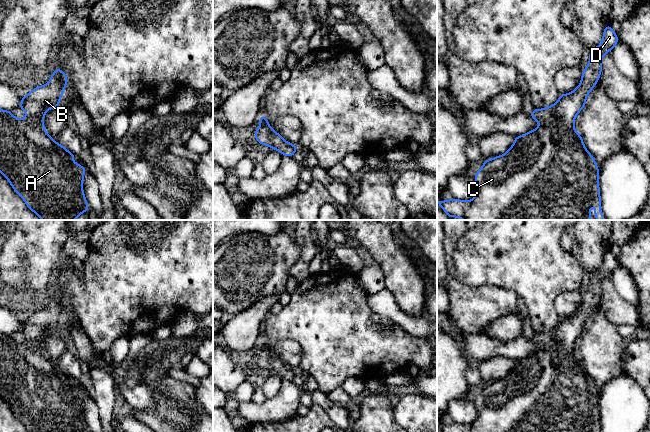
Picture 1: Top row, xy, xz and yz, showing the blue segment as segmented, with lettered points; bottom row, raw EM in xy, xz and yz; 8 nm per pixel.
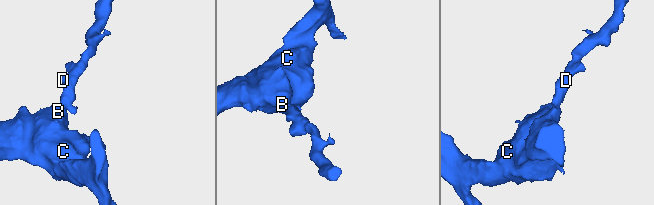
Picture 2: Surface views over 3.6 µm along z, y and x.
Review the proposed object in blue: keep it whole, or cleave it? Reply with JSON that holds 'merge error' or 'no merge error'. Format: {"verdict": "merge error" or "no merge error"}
{"verdict": "no merge error"}

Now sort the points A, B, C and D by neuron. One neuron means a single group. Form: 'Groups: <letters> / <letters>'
Groups: A B C D

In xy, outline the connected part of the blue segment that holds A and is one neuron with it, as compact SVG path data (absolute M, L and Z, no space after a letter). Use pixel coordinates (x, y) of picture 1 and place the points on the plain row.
M58 292L53 296L49 306L45 309L39 310L31 314L26 320L22 321L22 326L18 331L22 332L26 338L25 343L17 343L11 335L0 333L0 397L10 406L12 412L16 417L18 417L28 432L88 432L88 426L84 420L83 416L83 403L84 396L87 393L86 389L84 391L75 387L72 382L76 381L75 378L69 376L64 370L58 368L54 363L52 363L44 352L44 340L49 333L59 331L60 323L63 319L63 315L68 307L66 298L61 292Z

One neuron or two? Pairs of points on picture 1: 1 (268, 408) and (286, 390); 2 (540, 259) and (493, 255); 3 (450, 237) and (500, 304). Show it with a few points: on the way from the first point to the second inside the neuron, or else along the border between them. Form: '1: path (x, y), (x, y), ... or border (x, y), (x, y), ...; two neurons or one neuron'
1: path (273, 405), (283, 395); one neuron
2: path (528, 259), (505, 258); one neuron
3: path (450, 260), (451, 280), (474, 303), (477, 303); one neuron

